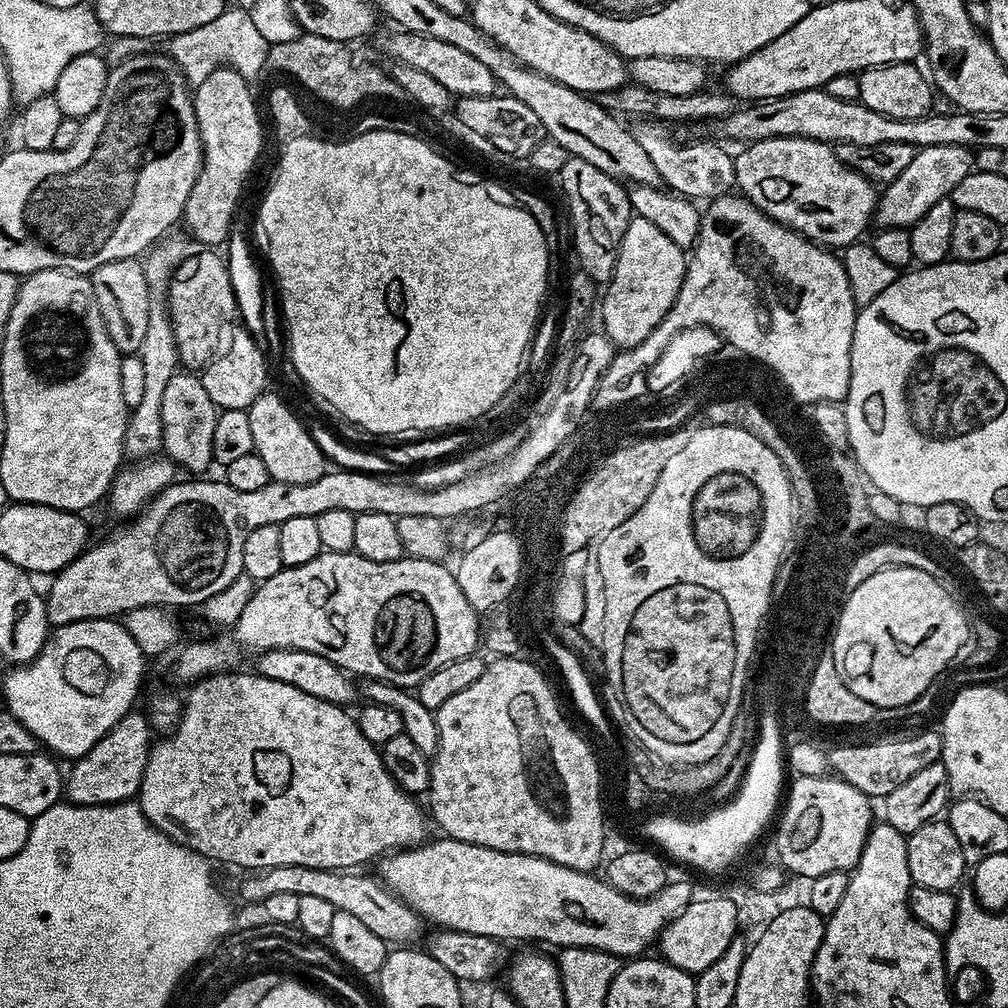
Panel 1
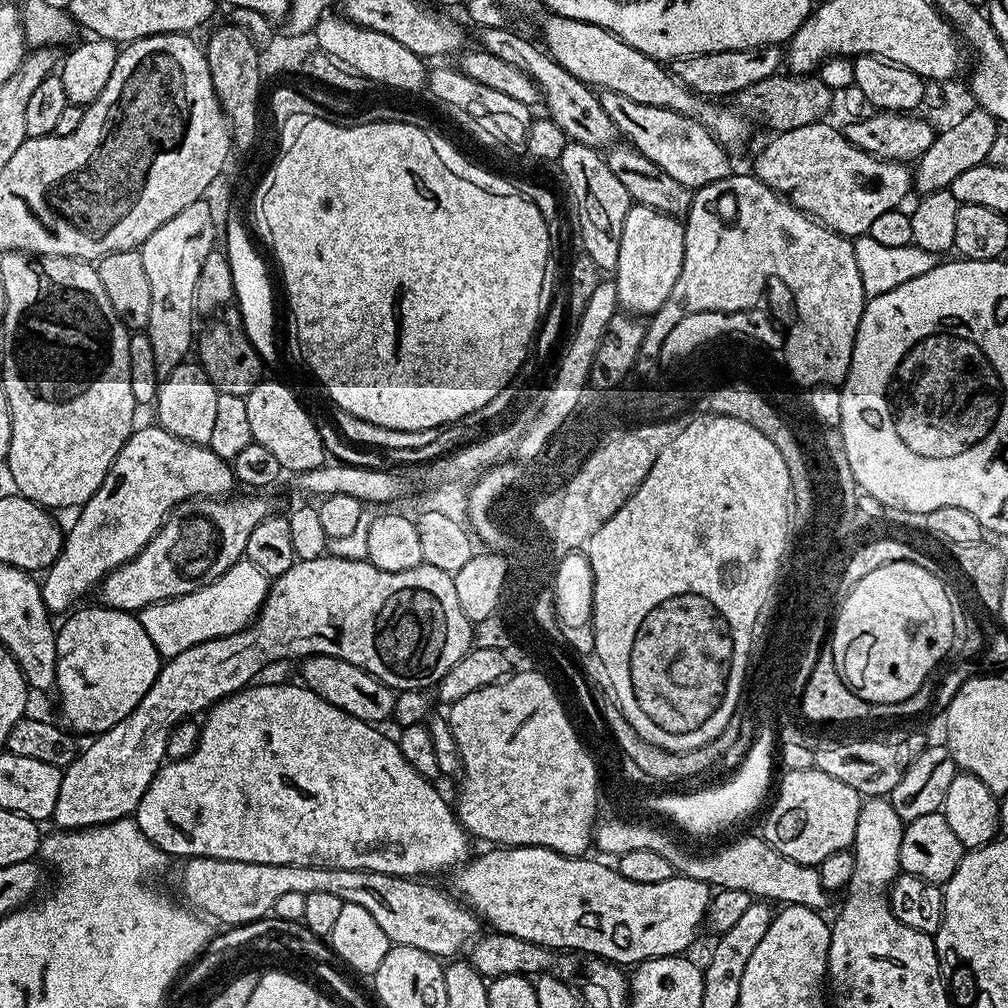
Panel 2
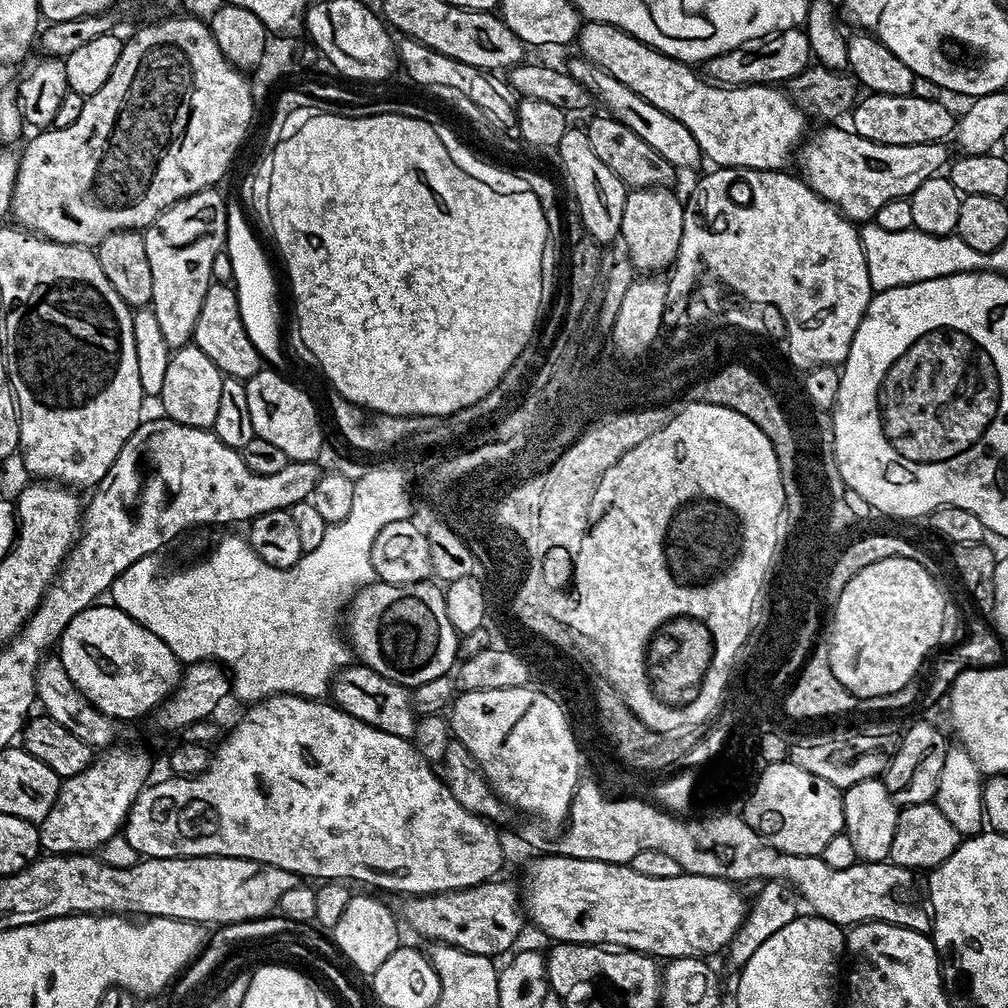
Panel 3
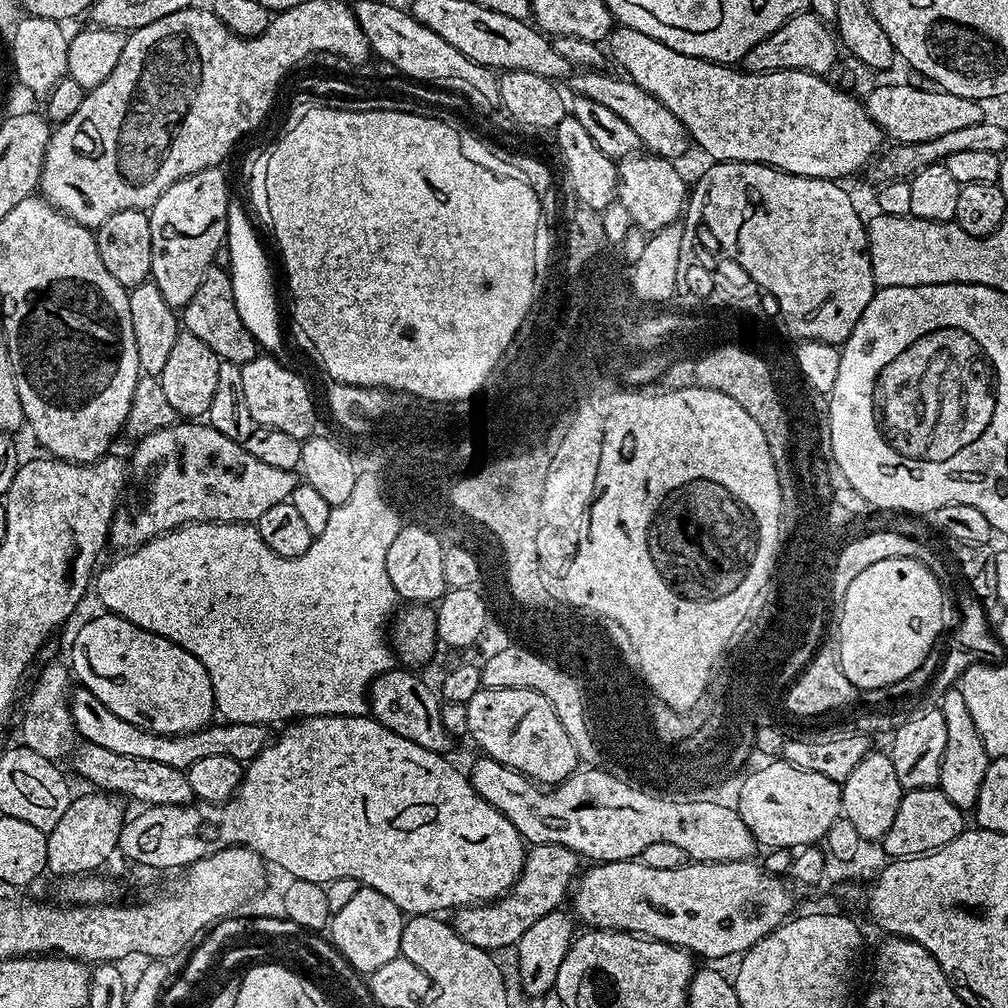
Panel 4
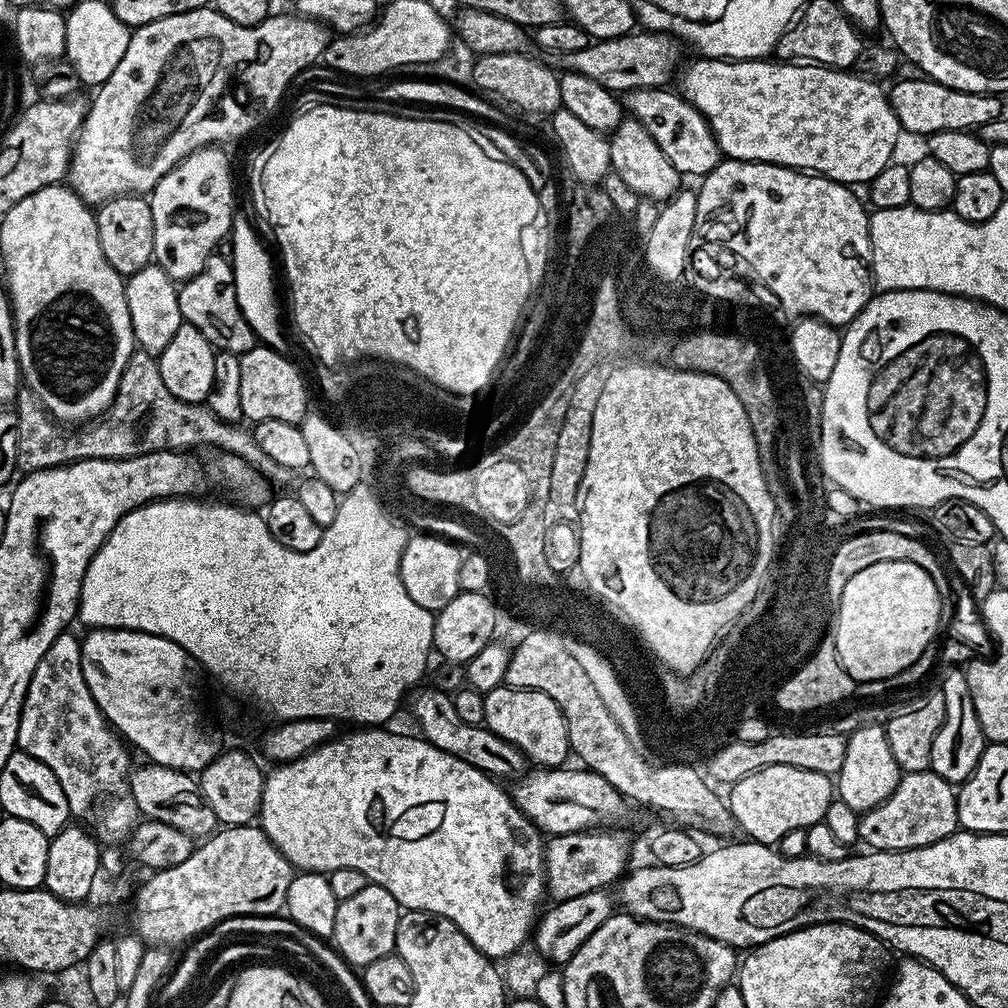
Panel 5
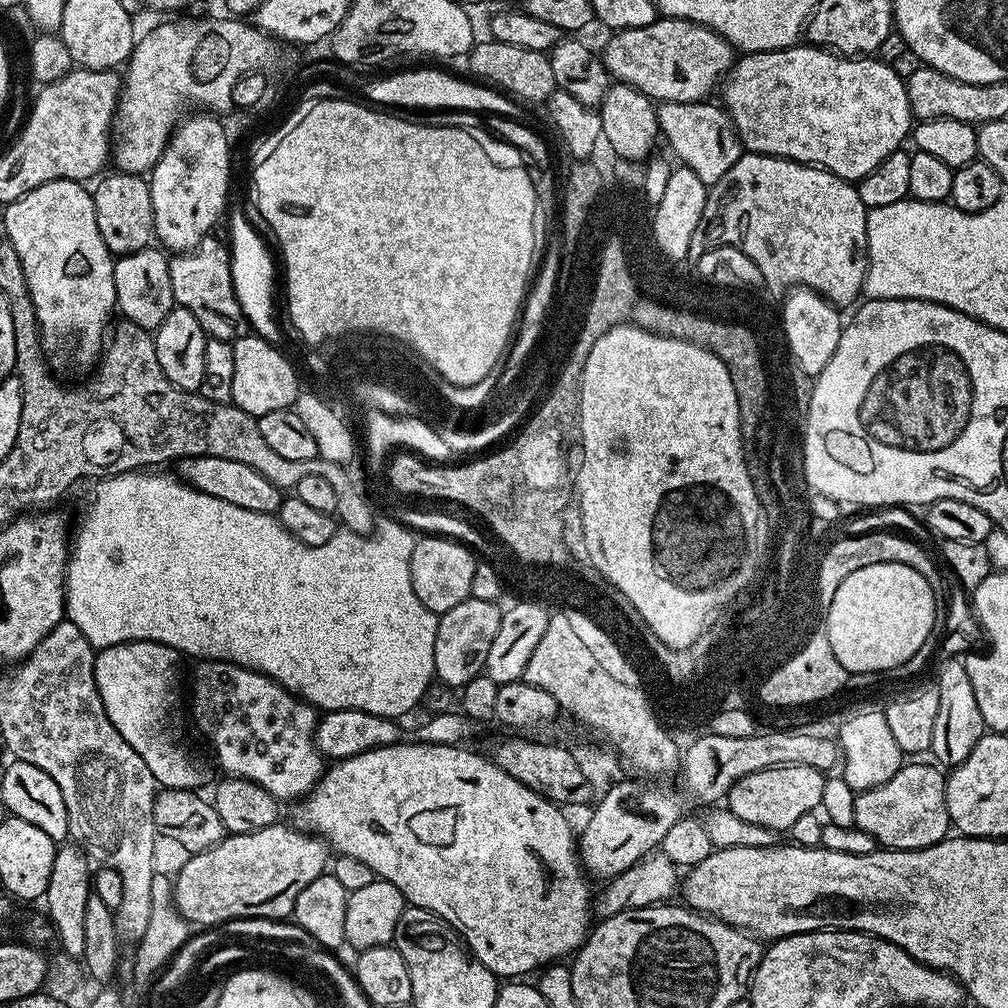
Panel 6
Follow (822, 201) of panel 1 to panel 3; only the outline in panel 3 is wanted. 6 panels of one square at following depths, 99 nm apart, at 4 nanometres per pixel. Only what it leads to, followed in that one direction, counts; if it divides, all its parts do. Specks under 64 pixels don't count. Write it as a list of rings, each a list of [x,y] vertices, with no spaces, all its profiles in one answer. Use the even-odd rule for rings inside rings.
[[[840,126],[821,127],[824,128],[821,132],[816,132],[813,136],[811,133],[811,135],[801,143],[798,149],[798,160],[800,156],[800,169],[798,169],[798,172],[816,193],[822,198],[826,198],[830,201],[842,215],[848,217],[848,219],[853,222],[871,221],[878,214],[878,210],[882,210],[882,206],[886,206],[886,202],[910,198],[914,194],[914,190],[918,190],[918,186],[922,186],[922,182],[926,182],[930,178],[941,175],[941,173],[945,171],[946,165],[950,160],[947,148],[949,145],[944,142],[922,142],[921,144],[915,144],[914,146],[886,146],[885,144],[879,144],[878,142],[870,142],[870,138],[862,138],[857,132],[851,131],[847,127],[844,127],[845,129],[836,127]]]

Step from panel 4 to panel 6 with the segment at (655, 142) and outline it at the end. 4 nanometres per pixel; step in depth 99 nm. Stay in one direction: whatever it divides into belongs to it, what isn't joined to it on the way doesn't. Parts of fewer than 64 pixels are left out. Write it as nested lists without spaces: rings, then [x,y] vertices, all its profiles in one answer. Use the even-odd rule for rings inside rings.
[[[670,102],[661,103],[656,109],[663,139],[668,139],[668,144],[672,147],[671,155],[683,167],[694,170],[698,178],[702,178],[702,182],[709,186],[717,184],[722,174],[729,172],[742,155],[740,135],[736,133],[732,119],[719,103],[712,103]]]

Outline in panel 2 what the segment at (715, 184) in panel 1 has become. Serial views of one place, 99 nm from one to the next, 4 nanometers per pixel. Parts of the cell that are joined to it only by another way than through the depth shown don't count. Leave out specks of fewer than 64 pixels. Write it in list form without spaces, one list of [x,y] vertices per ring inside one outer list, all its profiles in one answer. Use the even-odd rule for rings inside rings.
[[[601,91],[599,97],[602,110],[610,114],[610,122],[614,122],[617,133],[632,147],[646,154],[646,158],[650,158],[658,170],[670,174],[670,178],[675,178],[677,182],[682,182],[682,186],[695,190],[733,175],[734,168],[728,161],[729,151],[725,145],[716,141],[712,132],[704,124],[699,124],[693,116],[684,116],[669,108],[633,102],[623,94]]]

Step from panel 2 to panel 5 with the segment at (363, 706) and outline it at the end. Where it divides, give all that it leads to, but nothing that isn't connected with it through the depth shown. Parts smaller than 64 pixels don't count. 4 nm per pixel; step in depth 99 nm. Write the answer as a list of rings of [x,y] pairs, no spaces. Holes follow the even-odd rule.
[[[424,686],[411,697],[411,700],[416,724],[420,727],[419,735],[434,746],[438,746],[438,750],[446,750],[454,754],[454,758],[462,758],[462,762],[470,762],[470,766],[482,770],[487,776],[493,778],[505,776],[508,782],[515,781],[529,771],[528,757],[522,755],[510,742],[506,742],[504,738],[498,738],[484,724],[462,722],[462,718],[458,718],[458,712],[454,710],[451,695]]]

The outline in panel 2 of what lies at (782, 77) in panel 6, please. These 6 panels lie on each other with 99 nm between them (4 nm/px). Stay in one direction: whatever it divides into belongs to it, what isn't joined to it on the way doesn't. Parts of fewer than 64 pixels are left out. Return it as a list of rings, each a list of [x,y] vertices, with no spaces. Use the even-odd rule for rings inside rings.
[[[544,14],[540,20],[540,32],[544,35],[543,47],[556,59],[558,66],[570,70],[570,74],[574,74],[574,78],[583,84],[596,90],[623,94],[633,102],[642,102],[646,106],[669,108],[684,116],[693,116],[712,132],[716,141],[725,146],[740,144],[747,138],[749,121],[736,108],[724,102],[709,102],[705,97],[696,95],[678,77],[672,75],[661,61],[642,54],[642,50],[634,50],[634,46],[622,42],[622,38],[610,30],[590,22]]]

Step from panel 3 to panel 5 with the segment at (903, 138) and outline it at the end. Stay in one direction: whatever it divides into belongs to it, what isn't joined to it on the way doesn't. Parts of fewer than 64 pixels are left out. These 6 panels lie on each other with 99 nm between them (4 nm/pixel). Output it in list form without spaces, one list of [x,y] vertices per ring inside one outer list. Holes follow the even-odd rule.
[[[926,79],[920,82],[896,80],[888,92],[894,114],[905,133],[917,132],[921,138],[927,138],[933,132],[942,130],[978,130],[986,122],[1001,119],[1001,97],[986,92],[963,92],[942,86],[937,80]]]

